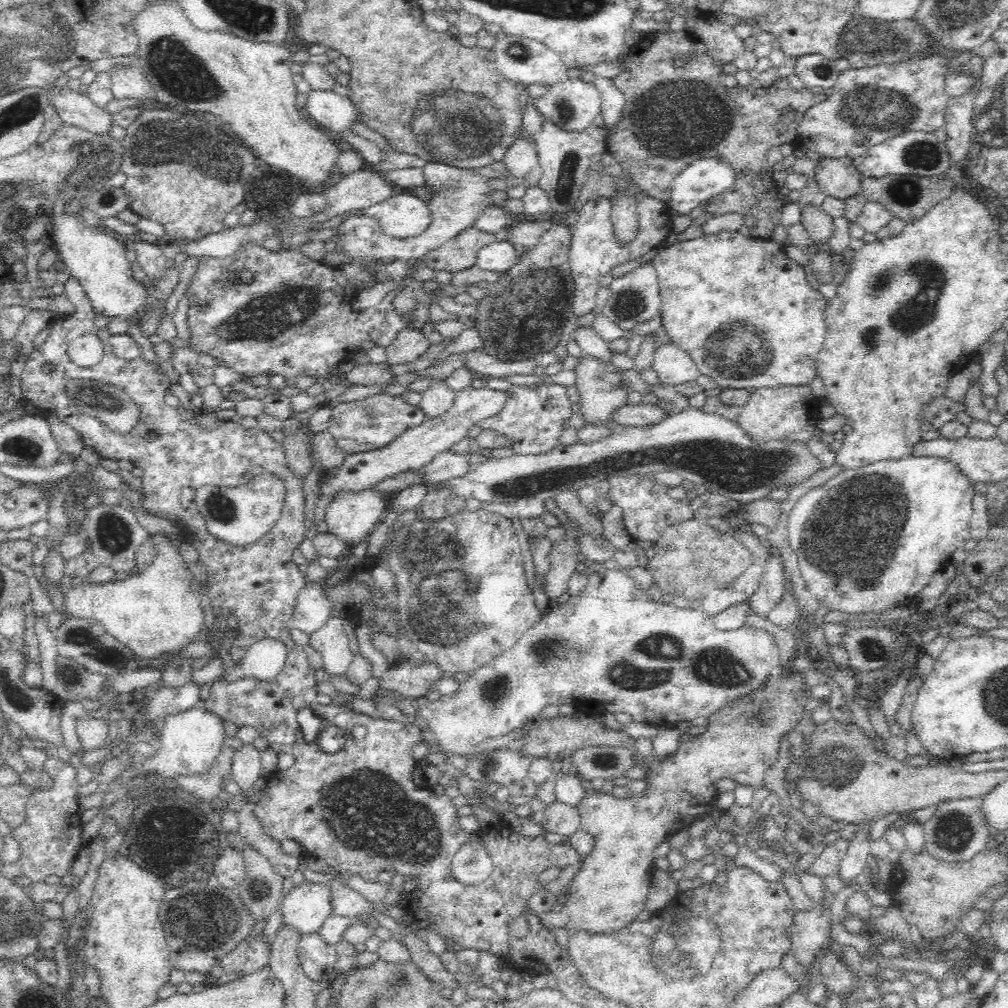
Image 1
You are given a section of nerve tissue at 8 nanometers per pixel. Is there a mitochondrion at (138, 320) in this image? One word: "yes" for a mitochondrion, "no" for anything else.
no

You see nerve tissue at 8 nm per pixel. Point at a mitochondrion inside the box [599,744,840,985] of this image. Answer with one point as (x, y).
(657, 963)

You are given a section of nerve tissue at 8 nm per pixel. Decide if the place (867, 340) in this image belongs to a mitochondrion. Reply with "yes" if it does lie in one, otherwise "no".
yes

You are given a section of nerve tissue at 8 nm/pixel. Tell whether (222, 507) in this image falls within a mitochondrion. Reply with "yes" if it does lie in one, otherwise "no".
yes

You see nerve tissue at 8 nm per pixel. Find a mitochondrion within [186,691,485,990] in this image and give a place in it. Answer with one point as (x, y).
(371, 811)

